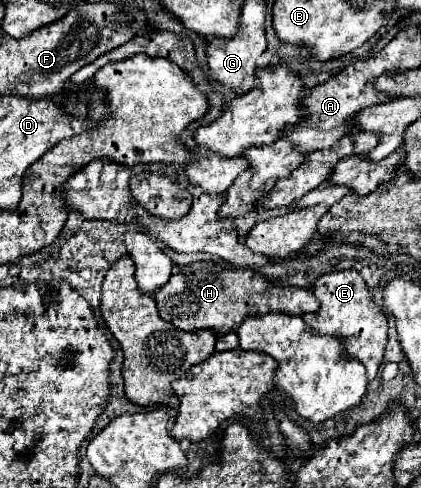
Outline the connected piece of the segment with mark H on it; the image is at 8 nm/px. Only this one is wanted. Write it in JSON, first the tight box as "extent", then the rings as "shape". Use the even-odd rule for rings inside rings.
{"extent":[154,261,320,335],"shape":[[[198,261],[192,263],[188,267],[176,267],[172,277],[168,279],[168,283],[164,287],[160,287],[160,291],[154,293],[160,317],[168,323],[172,323],[178,329],[184,331],[198,331],[198,329],[214,329],[220,335],[236,331],[242,323],[242,319],[246,317],[246,313],[250,315],[264,315],[264,313],[286,313],[286,315],[306,315],[306,313],[314,313],[320,303],[314,297],[314,293],[310,289],[302,289],[302,287],[292,287],[292,285],[272,285],[264,275],[260,275],[258,271],[250,271],[250,269],[224,269],[220,265],[214,265],[212,261]]]}

